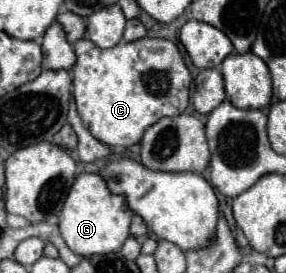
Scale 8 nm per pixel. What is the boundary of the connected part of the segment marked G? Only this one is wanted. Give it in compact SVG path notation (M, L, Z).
M82 173L76 177L60 213L60 233L66 245L80 257L114 253L130 237L132 213L122 195L112 195L104 179L96 173Z

